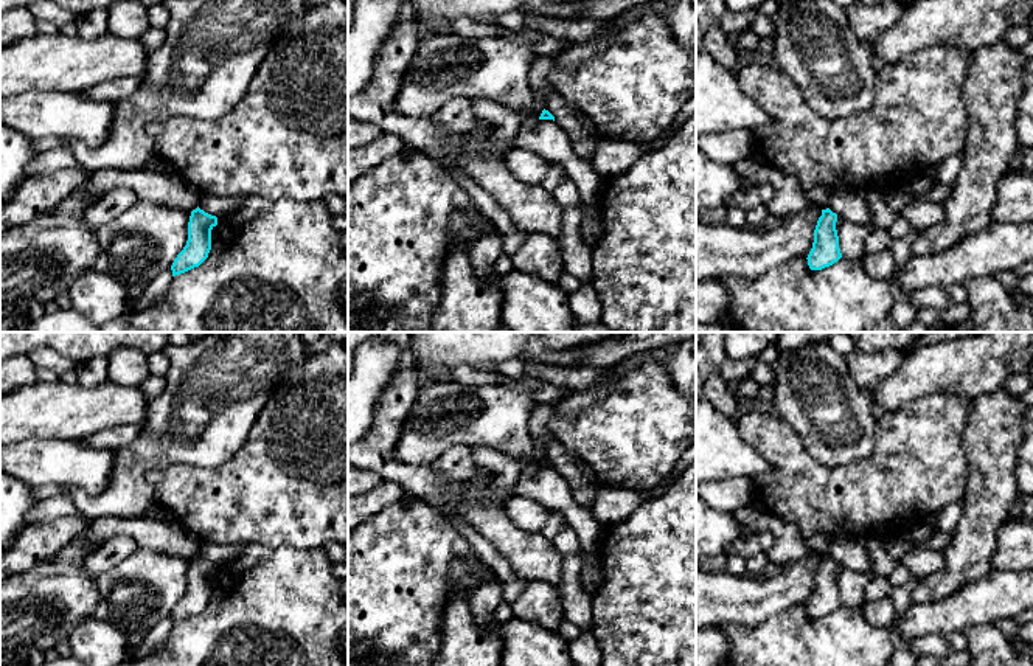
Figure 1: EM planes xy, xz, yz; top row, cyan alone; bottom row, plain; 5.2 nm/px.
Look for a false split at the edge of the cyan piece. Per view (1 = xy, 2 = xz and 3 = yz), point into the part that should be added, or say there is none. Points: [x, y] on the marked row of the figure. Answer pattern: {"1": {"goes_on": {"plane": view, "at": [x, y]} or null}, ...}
{"1": {"goes_on": null}, "2": {"goes_on": null}, "3": {"goes_on": null}}

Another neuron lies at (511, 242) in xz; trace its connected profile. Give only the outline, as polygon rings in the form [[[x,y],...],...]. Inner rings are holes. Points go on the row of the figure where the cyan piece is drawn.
[[[525,231],[503,234],[503,255],[513,258],[527,238],[528,233]]]

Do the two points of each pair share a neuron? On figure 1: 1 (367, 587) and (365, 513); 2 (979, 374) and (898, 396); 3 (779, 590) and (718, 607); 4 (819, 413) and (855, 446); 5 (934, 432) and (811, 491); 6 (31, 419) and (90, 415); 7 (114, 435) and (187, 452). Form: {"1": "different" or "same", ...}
{"1": "different", "2": "same", "3": "same", "4": "same", "5": "same", "6": "same", "7": "different"}

